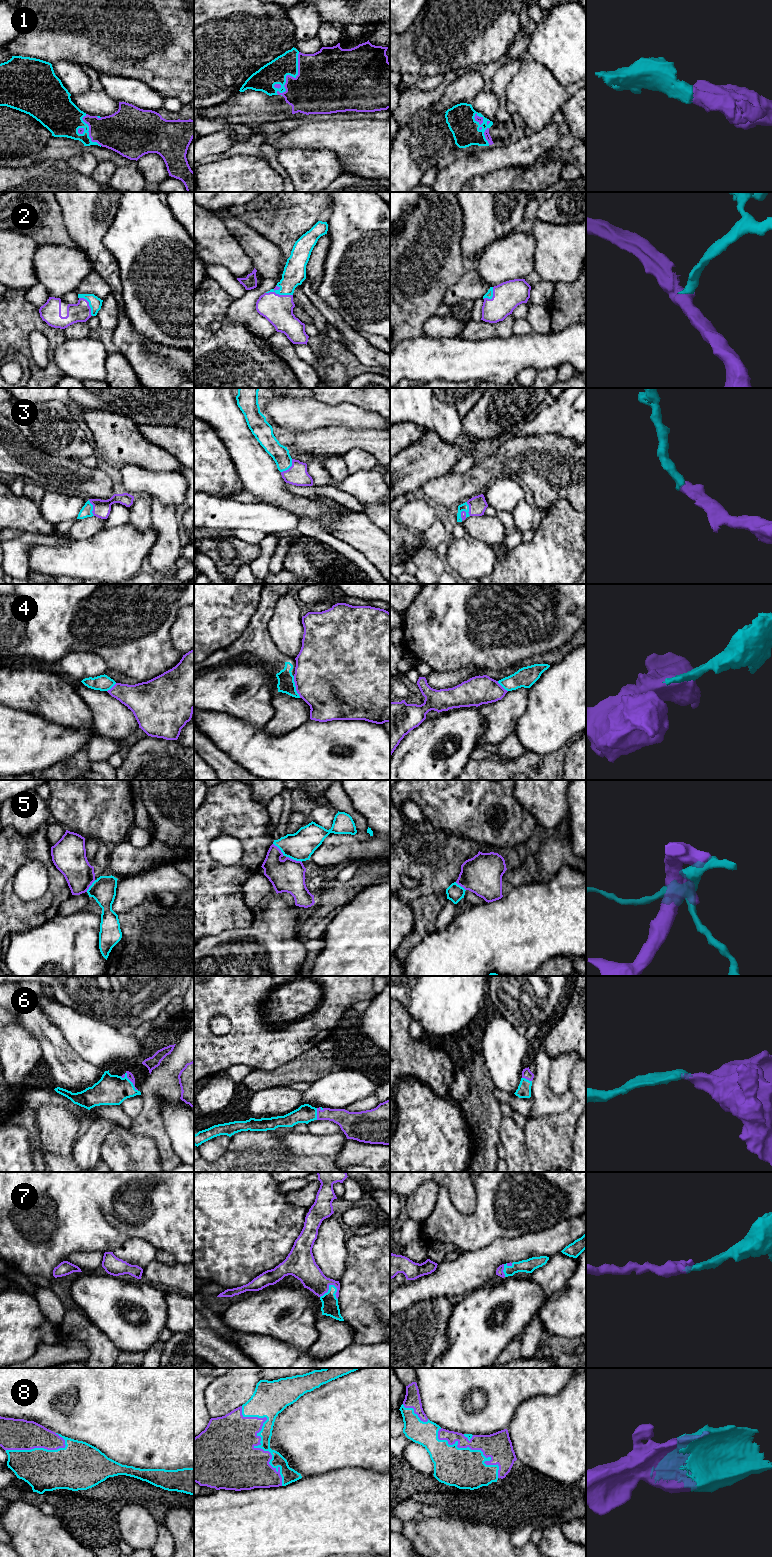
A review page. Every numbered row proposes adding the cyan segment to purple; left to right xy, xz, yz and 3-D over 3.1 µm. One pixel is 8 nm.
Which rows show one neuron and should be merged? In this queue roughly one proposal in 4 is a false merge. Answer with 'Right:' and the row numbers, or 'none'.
Right: 1, 2, 3, 5, 6, 7, 8

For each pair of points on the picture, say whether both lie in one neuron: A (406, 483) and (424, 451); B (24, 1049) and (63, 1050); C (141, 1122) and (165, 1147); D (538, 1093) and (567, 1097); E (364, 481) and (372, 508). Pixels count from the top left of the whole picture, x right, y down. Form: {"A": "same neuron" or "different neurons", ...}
{"A": "same neuron", "B": "different neurons", "C": "same neuron", "D": "same neuron", "E": "same neuron"}

